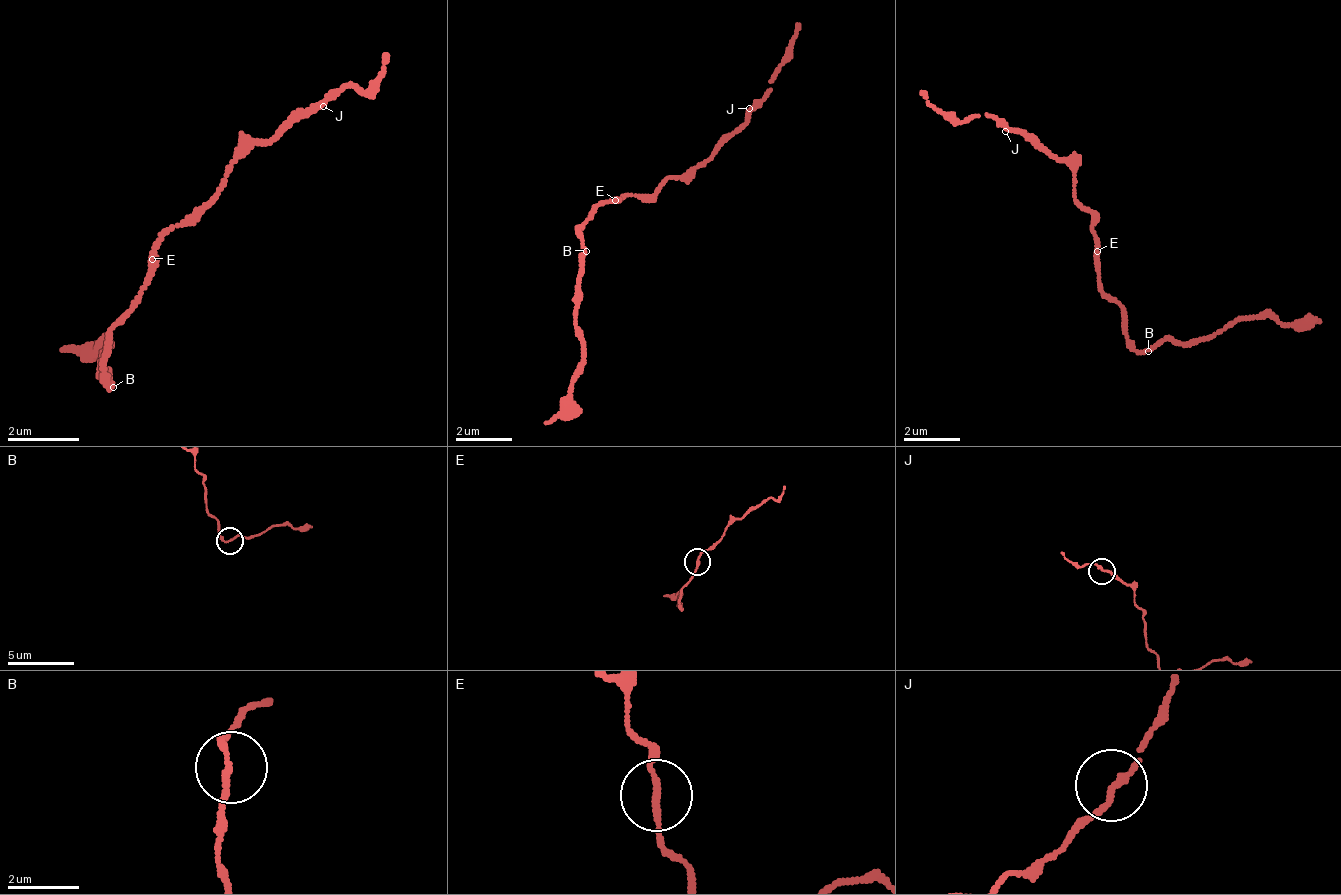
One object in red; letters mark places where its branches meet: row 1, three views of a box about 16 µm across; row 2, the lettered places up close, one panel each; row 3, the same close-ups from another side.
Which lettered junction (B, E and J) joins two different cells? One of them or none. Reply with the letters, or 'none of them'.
none of them

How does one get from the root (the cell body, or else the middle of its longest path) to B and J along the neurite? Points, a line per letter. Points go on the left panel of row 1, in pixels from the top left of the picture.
B: (161, 259), (161, 268), (152, 277), (152, 286), (143, 295), (143, 304), (107, 340), (107, 385), (116, 385)
J: (161, 259), (161, 241), (179, 223), (188, 223), (260, 142), (278, 142), (314, 106), (323, 106)

